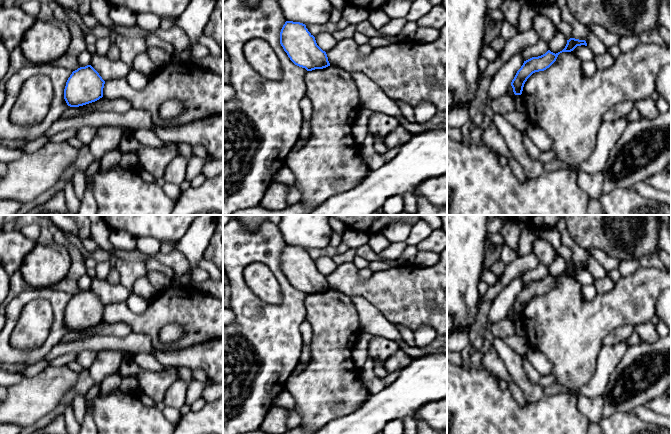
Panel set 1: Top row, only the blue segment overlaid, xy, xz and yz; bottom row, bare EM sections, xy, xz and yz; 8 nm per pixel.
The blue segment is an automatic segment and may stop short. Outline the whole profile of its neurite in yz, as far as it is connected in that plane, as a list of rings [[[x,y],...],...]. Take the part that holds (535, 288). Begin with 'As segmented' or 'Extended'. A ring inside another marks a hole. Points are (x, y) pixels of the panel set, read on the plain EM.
As segmented. [[[570,262],[567,264],[567,268],[565,272],[558,276],[553,277],[550,274],[548,274],[545,278],[538,280],[538,281],[532,281],[526,285],[524,285],[521,292],[517,295],[514,303],[511,306],[511,310],[513,312],[513,316],[515,319],[521,319],[523,315],[523,311],[527,303],[535,296],[544,295],[547,292],[549,292],[557,283],[558,279],[562,276],[571,276],[573,275],[577,270],[585,269],[587,270],[587,267],[585,264],[579,264],[575,262]]]

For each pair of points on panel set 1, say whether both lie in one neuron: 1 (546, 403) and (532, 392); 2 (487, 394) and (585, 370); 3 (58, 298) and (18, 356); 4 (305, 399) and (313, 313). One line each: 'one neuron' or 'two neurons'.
1: two neurons
2: two neurons
3: one neuron
4: one neuron

